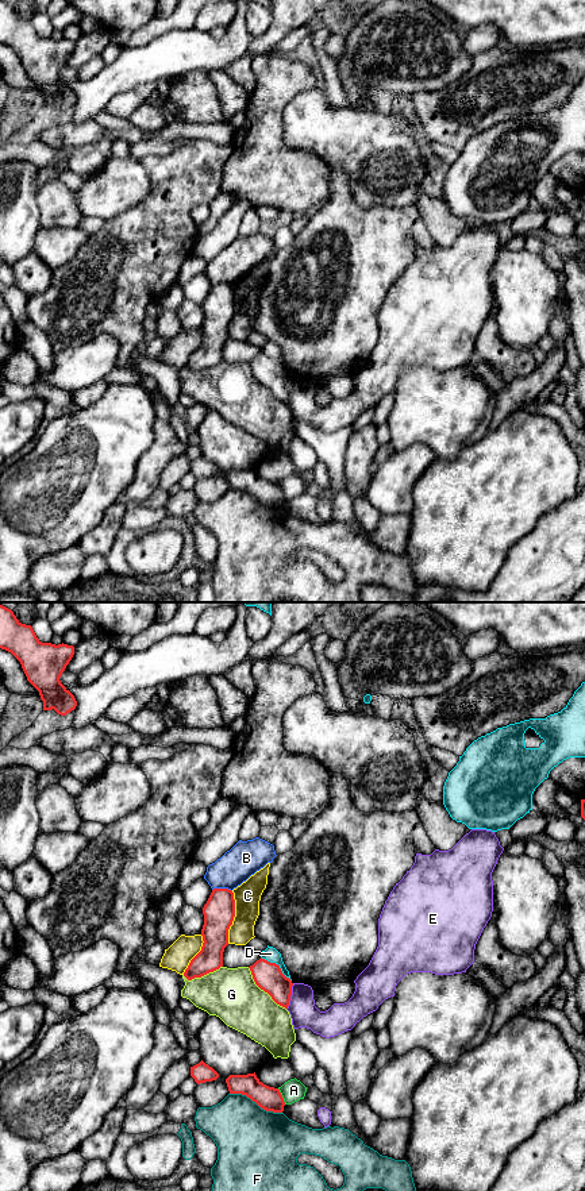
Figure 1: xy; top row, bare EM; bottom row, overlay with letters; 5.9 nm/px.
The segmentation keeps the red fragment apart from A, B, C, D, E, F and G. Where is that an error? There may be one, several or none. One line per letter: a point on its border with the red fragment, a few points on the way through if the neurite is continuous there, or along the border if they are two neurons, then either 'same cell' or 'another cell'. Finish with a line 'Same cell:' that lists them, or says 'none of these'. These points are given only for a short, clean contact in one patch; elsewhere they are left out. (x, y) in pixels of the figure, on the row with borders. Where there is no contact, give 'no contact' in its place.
A: xy (281, 1097) | another cell
B: xy (222, 889) | another cell
C: xy (234, 916) | another cell
D: xy (277, 964) | another cell
E: xy (289, 997) | another cell
F: xy (256, 1102) | another cell
G: xy (262, 989) | another cell
Same cell: none of these

